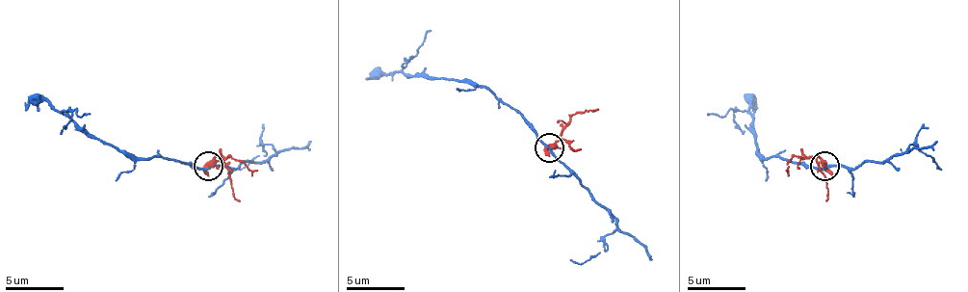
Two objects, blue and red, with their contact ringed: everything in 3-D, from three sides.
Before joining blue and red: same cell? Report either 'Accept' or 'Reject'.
Reject

